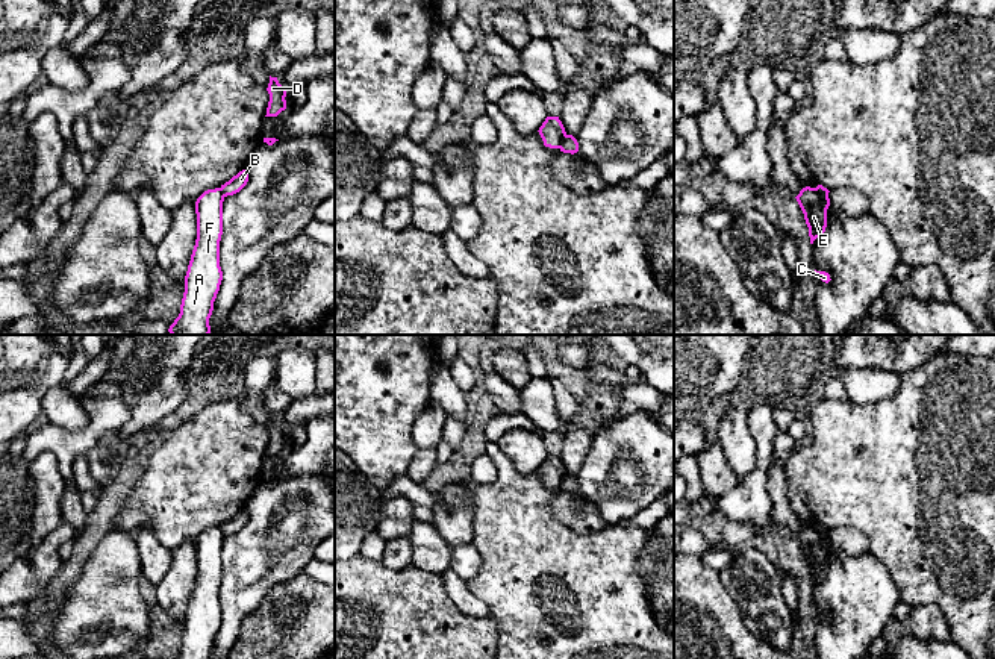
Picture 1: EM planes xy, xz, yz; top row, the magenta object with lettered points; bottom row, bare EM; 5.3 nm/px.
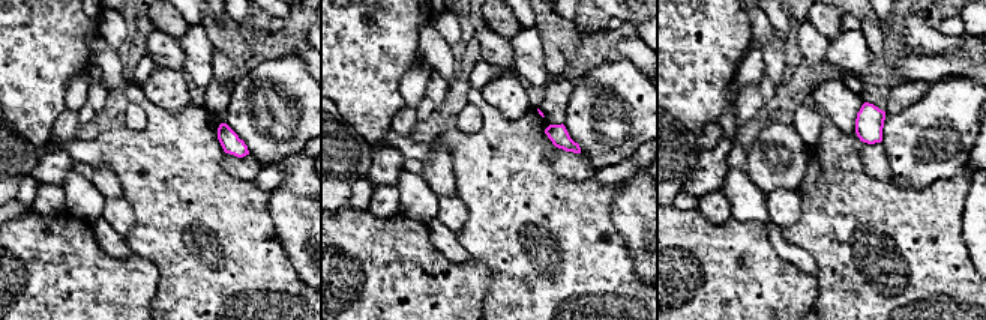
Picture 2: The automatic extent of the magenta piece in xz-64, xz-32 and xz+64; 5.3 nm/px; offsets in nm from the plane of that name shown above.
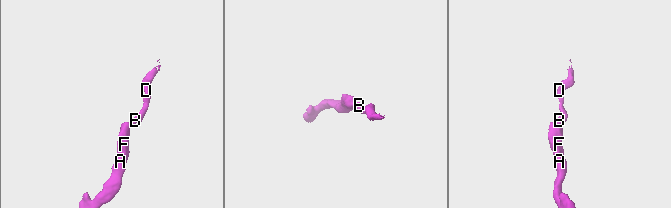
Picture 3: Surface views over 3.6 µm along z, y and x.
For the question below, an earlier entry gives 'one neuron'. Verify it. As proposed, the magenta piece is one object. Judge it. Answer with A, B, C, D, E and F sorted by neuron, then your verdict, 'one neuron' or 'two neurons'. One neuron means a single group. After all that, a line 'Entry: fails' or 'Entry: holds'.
groups A C E F / B D; two neurons
Entry: fails

